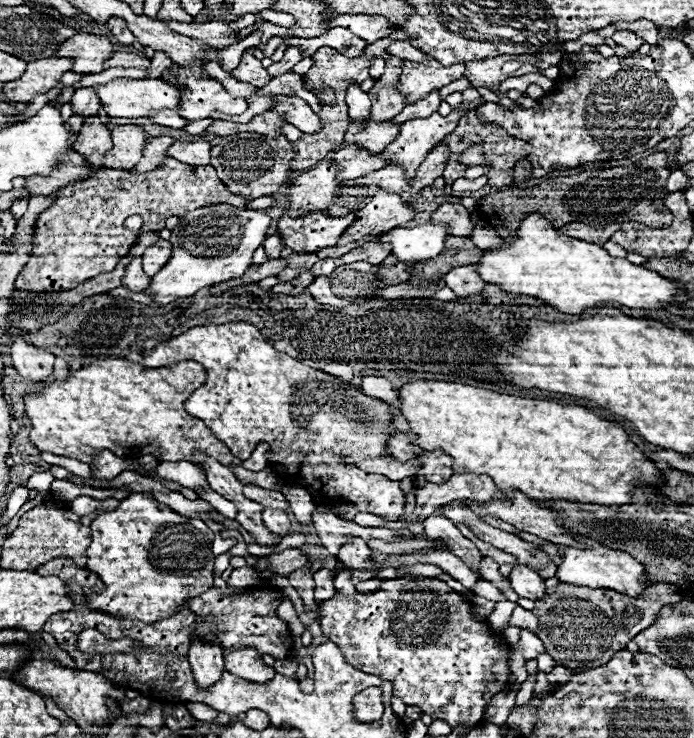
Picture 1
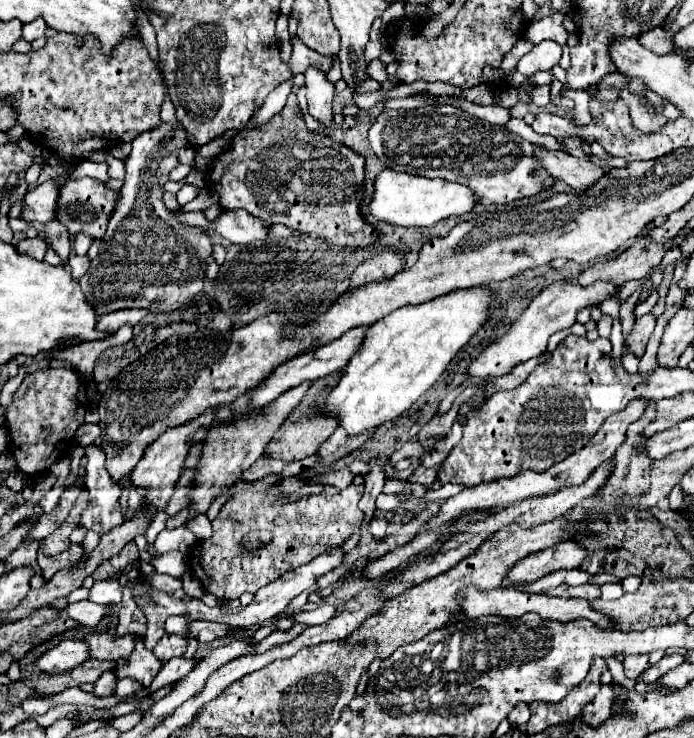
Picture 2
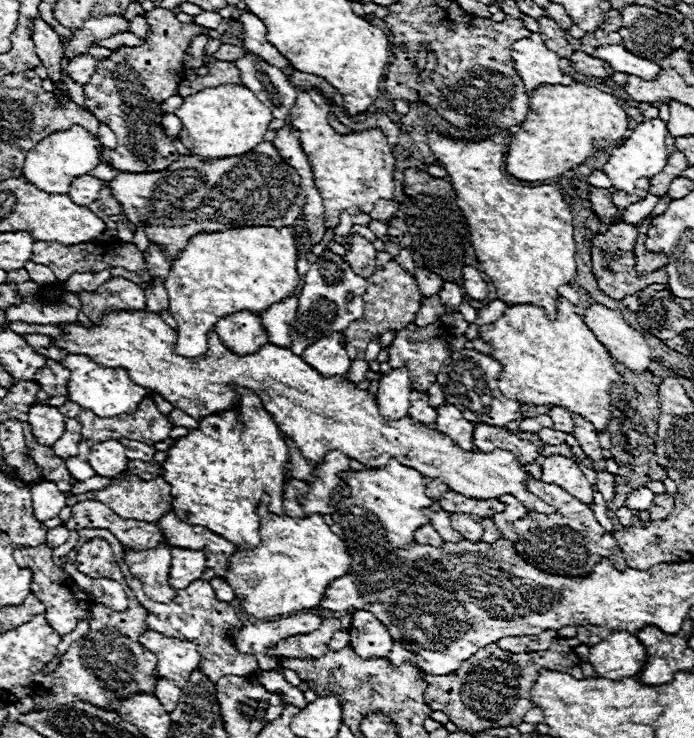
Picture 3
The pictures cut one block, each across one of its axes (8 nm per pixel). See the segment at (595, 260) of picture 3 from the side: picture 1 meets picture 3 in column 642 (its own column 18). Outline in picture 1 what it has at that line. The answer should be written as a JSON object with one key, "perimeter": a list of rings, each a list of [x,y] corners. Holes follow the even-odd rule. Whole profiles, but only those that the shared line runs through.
{"perimeter":[[[166,158],[156,170],[144,172],[144,174],[132,174],[124,170],[108,170],[102,168],[98,174],[84,182],[76,182],[60,190],[58,200],[44,210],[36,220],[36,234],[34,234],[34,246],[30,262],[22,268],[16,280],[16,288],[22,290],[70,290],[82,284],[88,278],[94,278],[98,274],[112,272],[122,256],[128,254],[128,248],[136,242],[140,232],[160,232],[166,224],[166,218],[170,216],[182,216],[188,210],[204,208],[208,204],[230,204],[236,208],[244,208],[246,198],[236,196],[228,192],[228,188],[218,180],[216,170],[212,166],[190,166],[184,162],[178,162],[174,158]],[[132,214],[142,216],[142,228],[138,232],[130,232],[124,228],[124,220]]]}

